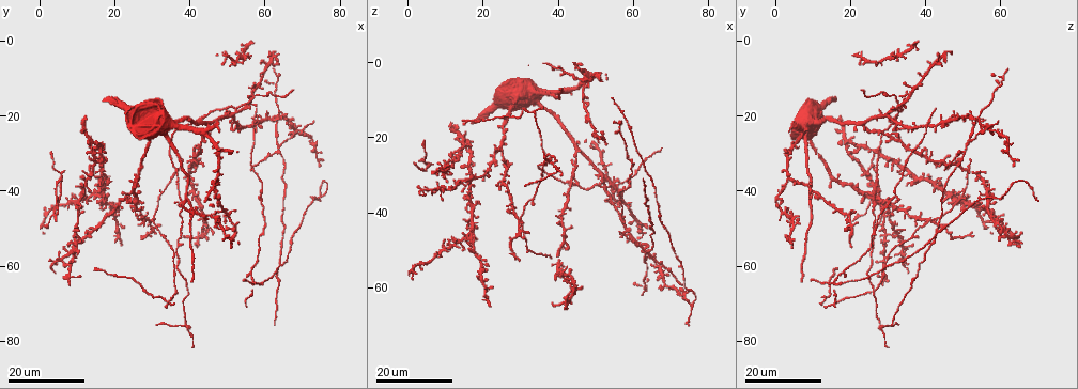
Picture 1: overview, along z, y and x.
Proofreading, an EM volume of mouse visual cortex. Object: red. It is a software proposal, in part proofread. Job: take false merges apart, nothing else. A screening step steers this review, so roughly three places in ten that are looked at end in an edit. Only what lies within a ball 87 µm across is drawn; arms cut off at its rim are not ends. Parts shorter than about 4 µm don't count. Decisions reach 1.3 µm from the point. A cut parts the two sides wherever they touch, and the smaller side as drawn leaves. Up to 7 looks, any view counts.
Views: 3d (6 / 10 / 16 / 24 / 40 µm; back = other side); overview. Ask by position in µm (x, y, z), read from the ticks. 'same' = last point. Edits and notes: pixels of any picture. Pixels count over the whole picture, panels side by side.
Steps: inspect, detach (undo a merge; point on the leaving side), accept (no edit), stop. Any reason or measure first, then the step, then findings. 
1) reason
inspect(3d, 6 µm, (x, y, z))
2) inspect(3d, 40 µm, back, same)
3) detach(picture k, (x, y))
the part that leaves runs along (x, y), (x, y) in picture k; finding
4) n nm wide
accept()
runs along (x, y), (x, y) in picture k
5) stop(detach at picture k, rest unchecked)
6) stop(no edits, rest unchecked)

thin neck
inspect(3d, 24 µm, (53.5, 23.5, 36.5))

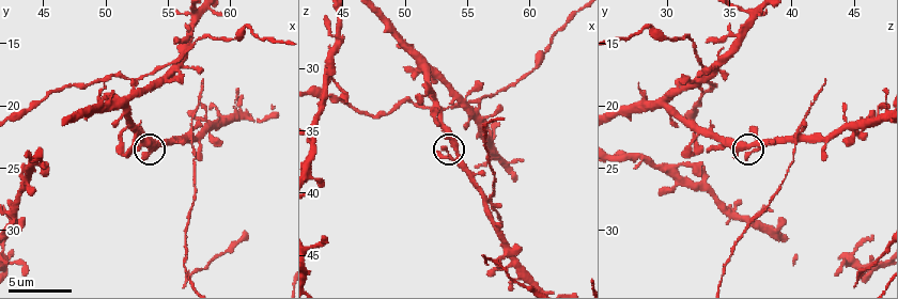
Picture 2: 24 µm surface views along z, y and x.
inspect(3d, 10 µm, (54.0, 23.4, 36.6))

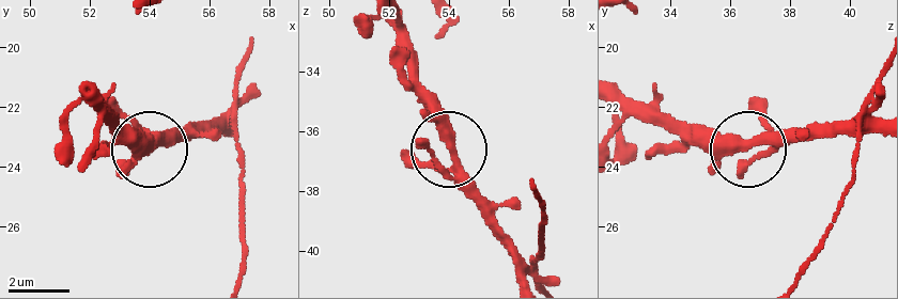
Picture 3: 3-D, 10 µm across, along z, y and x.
accept()
runs along (618, 88), (732, 146), (830, 138) in picture 3; one neuron here

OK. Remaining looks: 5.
looks like a crossing
inspect(3d, 10 µm, (57.0, 22.6, 40.2))

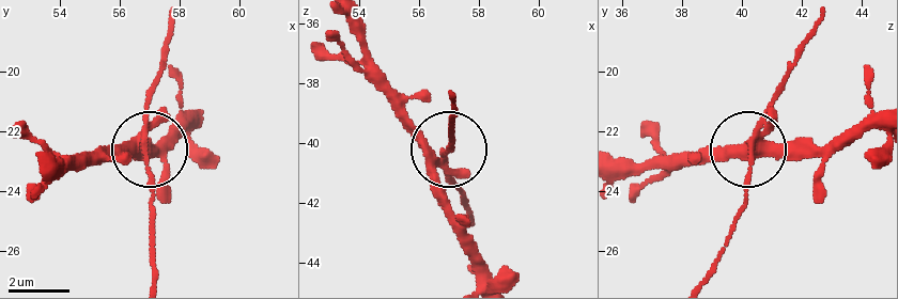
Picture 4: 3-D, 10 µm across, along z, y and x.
4 arms
accept()
all the same neuron

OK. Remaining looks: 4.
four-way junction
inspect(3d, 24 µm, (42.0, 52.5, 64.0))

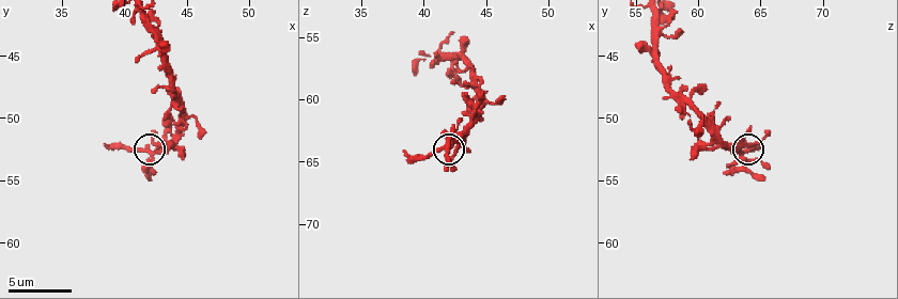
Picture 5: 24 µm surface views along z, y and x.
inspect(3d, 10 µm, (42.2, 53.0, 63.6))

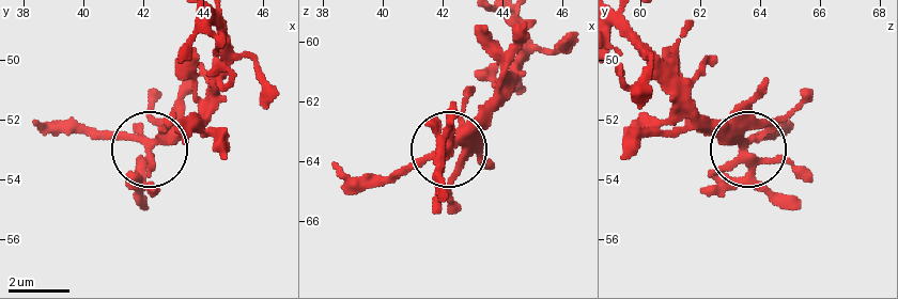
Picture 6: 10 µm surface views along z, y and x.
310 nm wide
accept()
one neuron here

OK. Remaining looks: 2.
thin arm on a thick one
inspect(3d, 24 µm, (39.5, 76.0, 28.5))

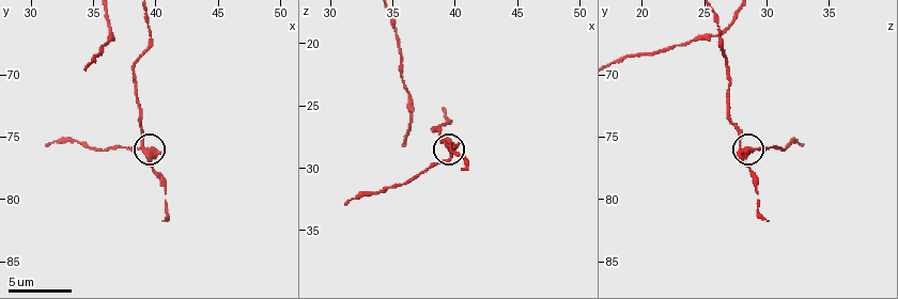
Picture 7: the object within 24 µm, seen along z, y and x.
zoom in
inspect(3d, 10 µm, (39.8, 76.2, 28.4))

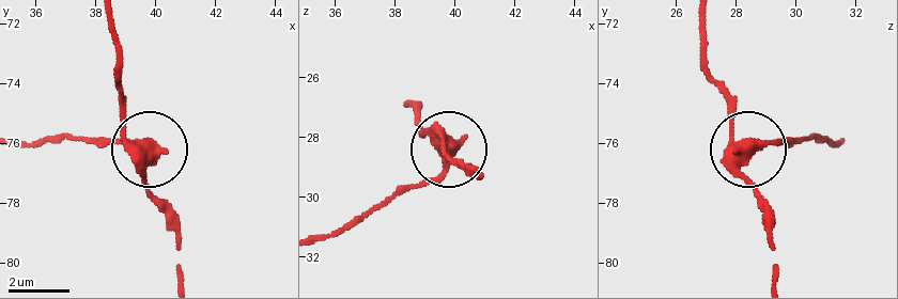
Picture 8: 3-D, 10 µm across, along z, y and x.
detach(picture 8, (435, 182))
a second neuron is stuck on

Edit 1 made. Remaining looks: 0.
stop(detach at picture 8, rest unchecked)

